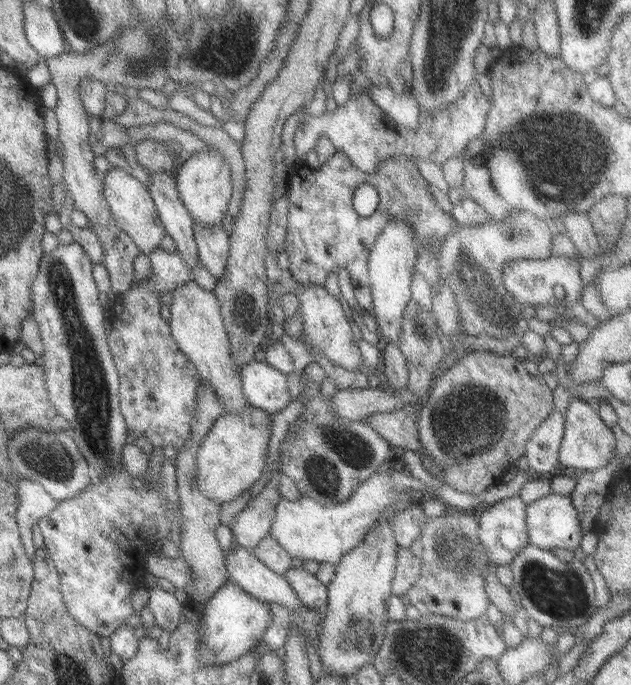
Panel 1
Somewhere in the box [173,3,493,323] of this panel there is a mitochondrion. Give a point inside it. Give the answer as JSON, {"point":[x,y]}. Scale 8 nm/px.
{"point":[230,50]}

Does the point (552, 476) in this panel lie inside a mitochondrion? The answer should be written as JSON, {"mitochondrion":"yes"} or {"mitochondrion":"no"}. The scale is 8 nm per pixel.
{"mitochondrion":"no"}

